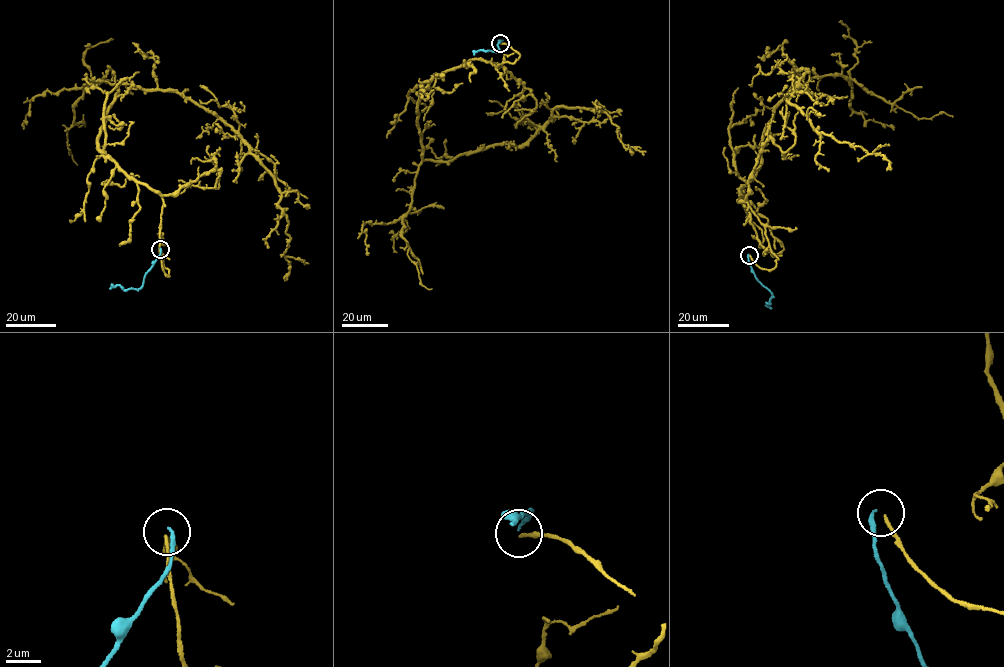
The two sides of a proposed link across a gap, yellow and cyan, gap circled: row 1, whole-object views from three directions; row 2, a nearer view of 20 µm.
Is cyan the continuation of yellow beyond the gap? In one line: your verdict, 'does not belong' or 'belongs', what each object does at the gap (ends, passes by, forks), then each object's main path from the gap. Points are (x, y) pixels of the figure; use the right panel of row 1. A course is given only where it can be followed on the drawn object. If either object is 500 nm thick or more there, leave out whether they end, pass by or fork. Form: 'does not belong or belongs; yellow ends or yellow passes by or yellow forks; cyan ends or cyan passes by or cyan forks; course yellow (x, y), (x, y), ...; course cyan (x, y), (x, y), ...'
belongs; yellow ends; cyan ends; course yellow (749, 255), (769, 270), (778, 259), (737, 201), (796, 66), (807, 71), (787, 100), (889, 169); course cyan (748, 254), (751, 270), (772, 296), (769, 304), (766, 303), (771, 308)

